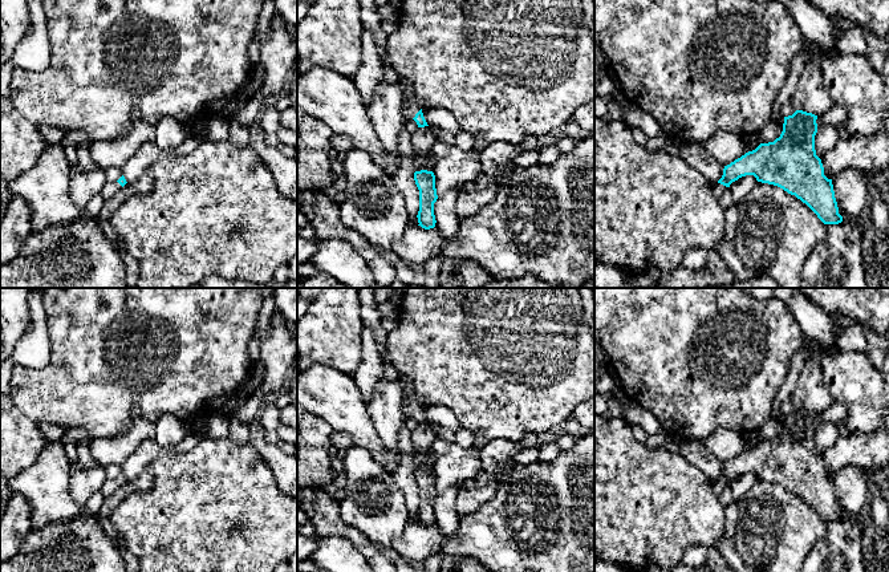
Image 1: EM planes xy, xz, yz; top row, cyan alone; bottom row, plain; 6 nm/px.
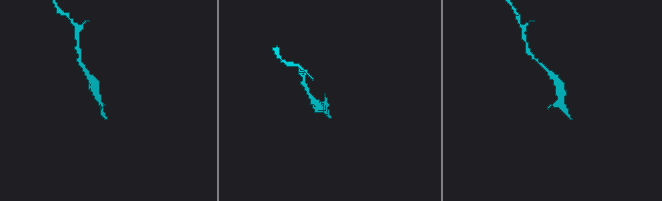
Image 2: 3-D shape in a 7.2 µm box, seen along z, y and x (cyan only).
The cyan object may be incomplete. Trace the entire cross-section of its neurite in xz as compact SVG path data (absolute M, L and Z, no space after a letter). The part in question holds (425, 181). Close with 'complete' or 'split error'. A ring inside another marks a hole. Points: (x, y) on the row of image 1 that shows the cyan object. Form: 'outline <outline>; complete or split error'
outline M421 170L414 173L414 180L419 190L418 226L425 230L435 227L434 203L438 199L435 175L433 171Z; complete

